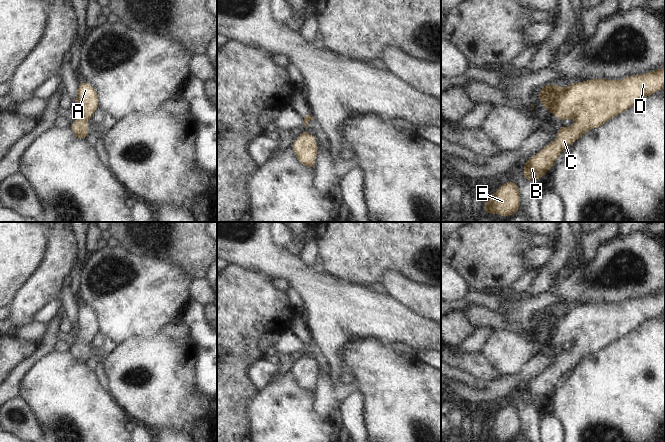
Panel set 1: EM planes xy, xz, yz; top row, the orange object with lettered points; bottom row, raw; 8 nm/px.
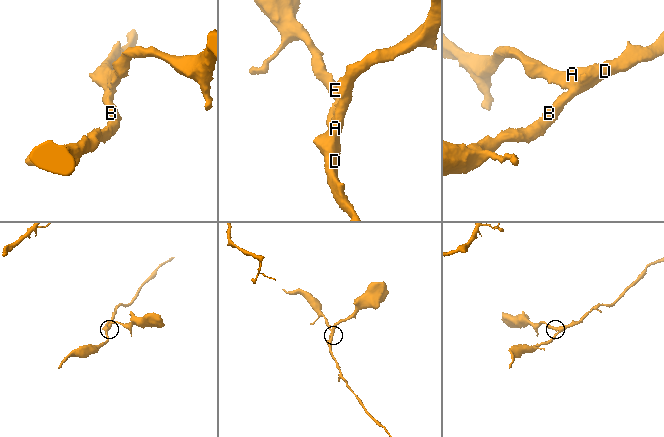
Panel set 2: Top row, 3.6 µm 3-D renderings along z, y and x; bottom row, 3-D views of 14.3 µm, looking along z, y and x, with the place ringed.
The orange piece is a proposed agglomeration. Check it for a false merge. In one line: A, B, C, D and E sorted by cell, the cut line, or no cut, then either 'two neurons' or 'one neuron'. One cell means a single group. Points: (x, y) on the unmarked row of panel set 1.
A B C D E | no cut | one neuron

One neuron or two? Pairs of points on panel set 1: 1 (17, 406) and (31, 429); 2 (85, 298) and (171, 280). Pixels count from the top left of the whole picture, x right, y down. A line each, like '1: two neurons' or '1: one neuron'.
1: one neuron
2: one neuron

